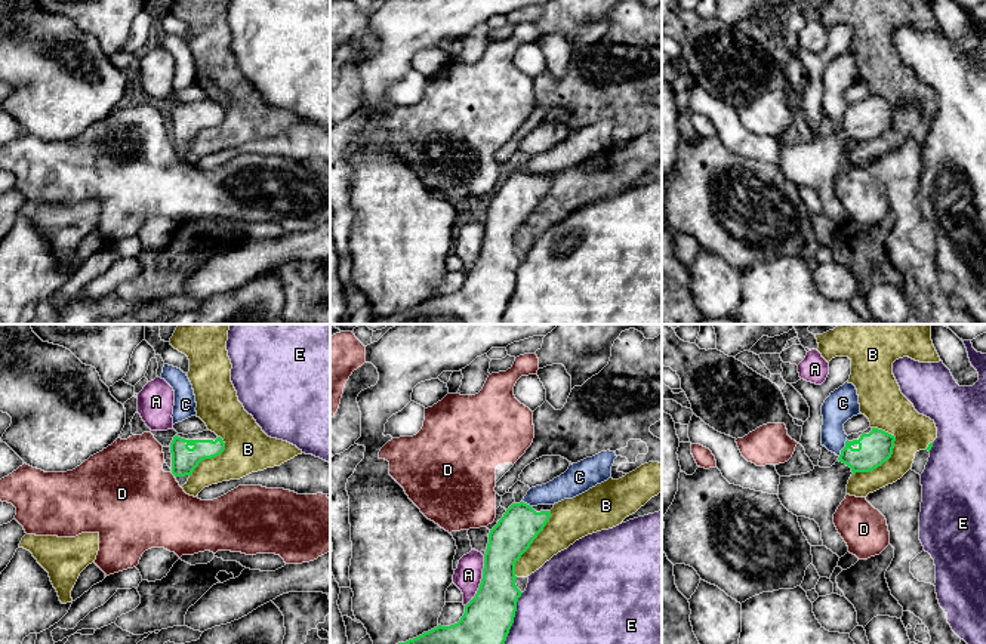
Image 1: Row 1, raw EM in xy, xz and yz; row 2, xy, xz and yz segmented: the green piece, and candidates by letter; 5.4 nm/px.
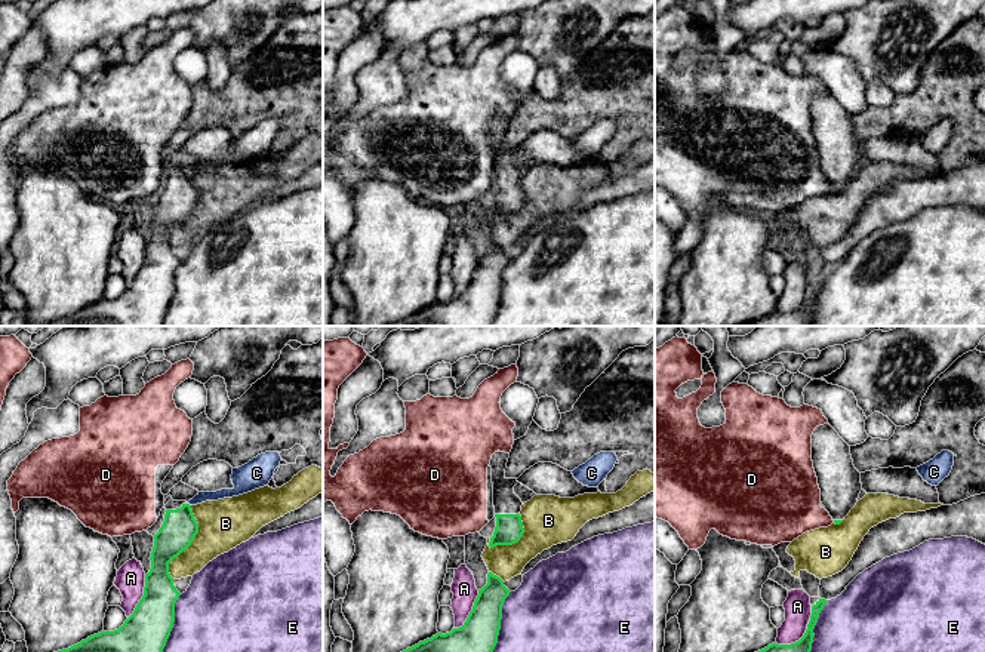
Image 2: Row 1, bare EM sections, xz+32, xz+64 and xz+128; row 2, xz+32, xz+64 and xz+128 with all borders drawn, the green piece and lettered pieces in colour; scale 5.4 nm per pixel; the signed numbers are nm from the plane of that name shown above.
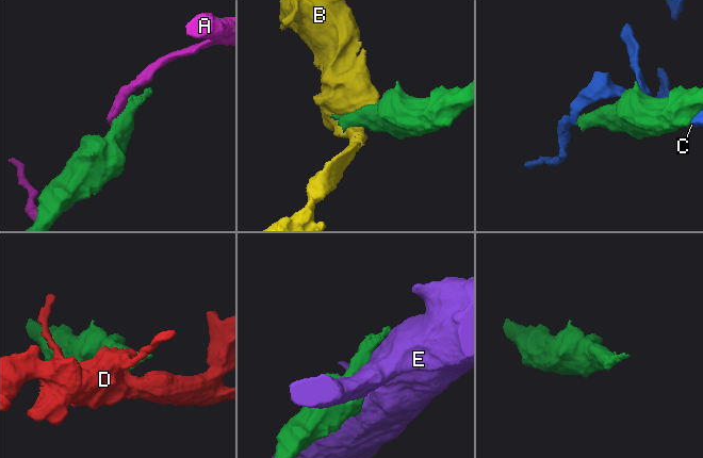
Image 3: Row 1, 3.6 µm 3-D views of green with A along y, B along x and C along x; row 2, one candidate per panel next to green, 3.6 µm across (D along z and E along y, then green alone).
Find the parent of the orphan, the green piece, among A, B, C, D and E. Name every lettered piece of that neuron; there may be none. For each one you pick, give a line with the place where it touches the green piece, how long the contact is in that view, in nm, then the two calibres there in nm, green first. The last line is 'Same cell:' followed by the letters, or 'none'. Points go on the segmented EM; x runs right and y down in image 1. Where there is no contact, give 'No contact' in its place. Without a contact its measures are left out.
Same cell: none

